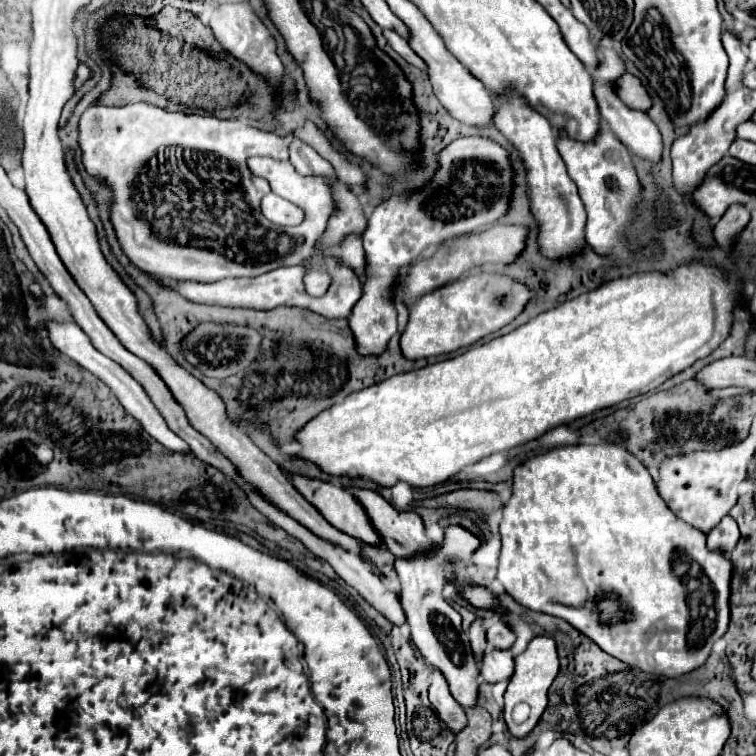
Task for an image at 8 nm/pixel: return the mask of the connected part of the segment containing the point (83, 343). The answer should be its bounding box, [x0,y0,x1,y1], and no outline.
[44,322,190,454]

